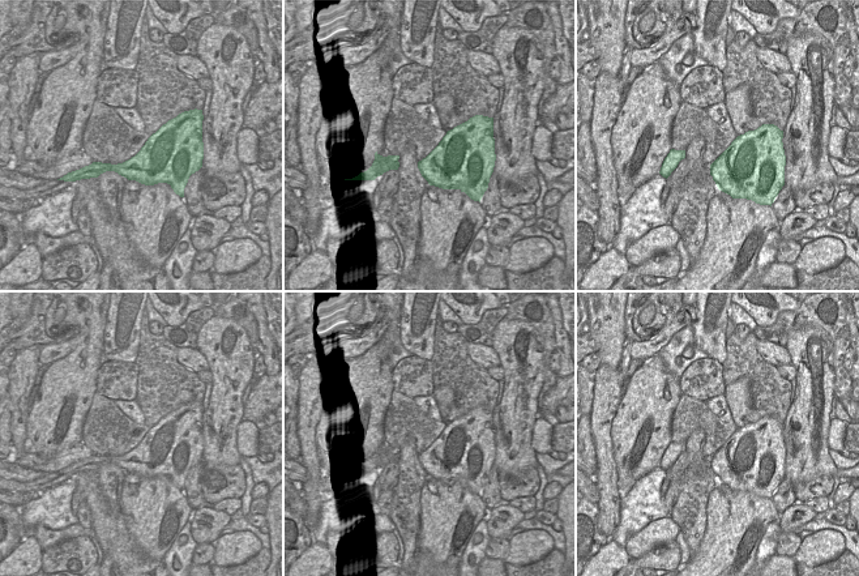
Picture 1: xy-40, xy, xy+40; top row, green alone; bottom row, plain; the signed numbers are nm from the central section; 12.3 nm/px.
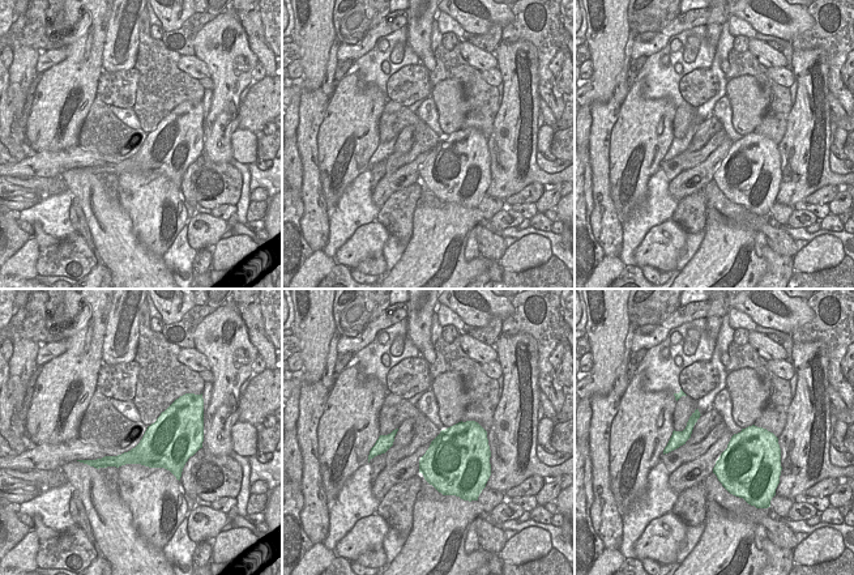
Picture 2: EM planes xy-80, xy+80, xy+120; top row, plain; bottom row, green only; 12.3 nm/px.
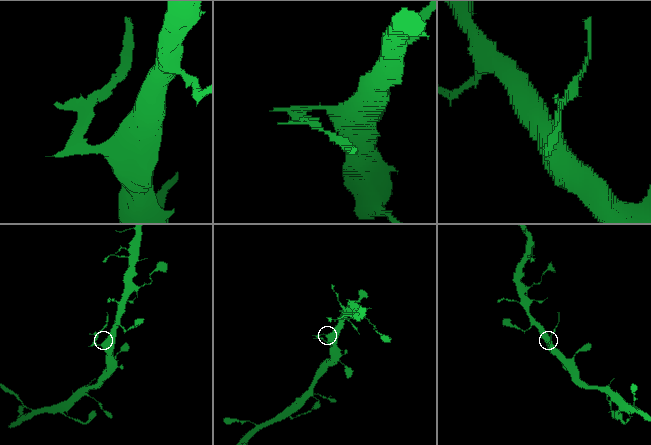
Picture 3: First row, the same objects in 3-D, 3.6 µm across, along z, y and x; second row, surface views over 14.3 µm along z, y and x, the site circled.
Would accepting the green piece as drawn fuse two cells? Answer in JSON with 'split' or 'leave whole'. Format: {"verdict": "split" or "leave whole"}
{"verdict": "split"}

